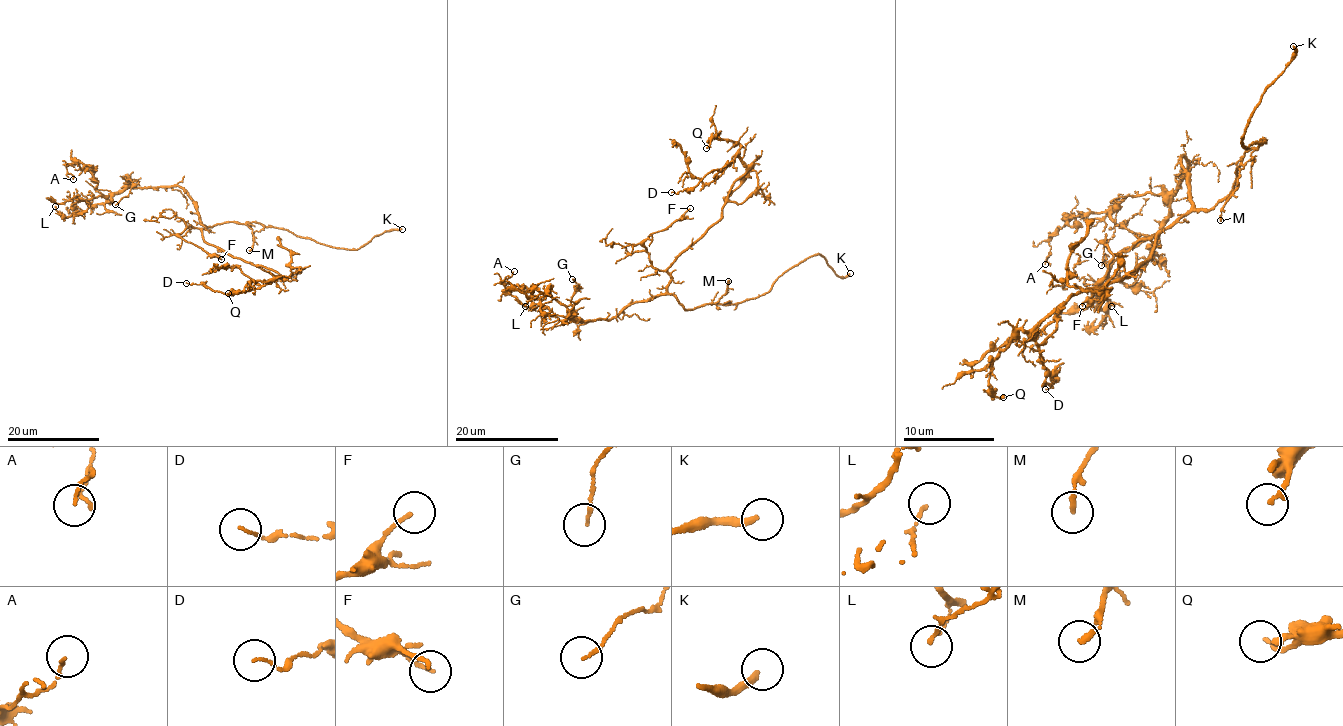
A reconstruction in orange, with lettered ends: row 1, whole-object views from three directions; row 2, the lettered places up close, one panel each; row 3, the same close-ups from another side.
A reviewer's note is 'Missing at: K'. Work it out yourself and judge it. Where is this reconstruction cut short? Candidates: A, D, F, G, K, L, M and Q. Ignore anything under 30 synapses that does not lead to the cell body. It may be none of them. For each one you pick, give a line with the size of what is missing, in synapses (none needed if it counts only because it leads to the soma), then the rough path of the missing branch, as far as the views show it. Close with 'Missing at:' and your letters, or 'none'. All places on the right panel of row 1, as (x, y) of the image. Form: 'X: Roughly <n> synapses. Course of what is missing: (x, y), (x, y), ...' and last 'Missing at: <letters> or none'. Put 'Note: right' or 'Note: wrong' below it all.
Missing at: K
Note: right

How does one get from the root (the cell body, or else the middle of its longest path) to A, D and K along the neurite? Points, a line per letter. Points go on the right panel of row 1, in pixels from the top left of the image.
A: (1175, 221), (1191, 208), (1183, 156), (1188, 172), (1155, 236), (1110, 214), (1076, 217), (1045, 264)
D: (1175, 221), (1127, 276), (1072, 293), (1046, 315), (1034, 334), (1045, 370), (1042, 383), (1054, 378), (1045, 389)
K: (1175, 221), (1233, 191), (1244, 151), (1266, 137), (1245, 149), (1244, 131), (1261, 96), (1296, 55), (1293, 46)

